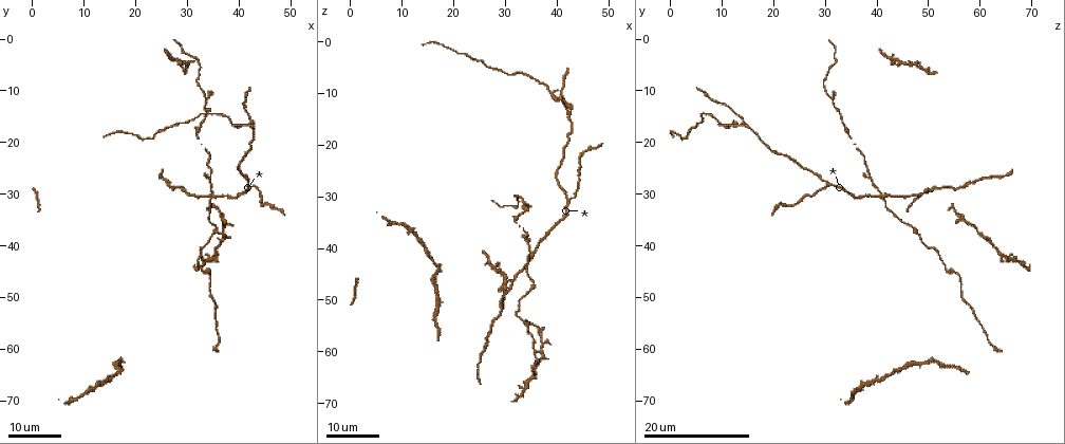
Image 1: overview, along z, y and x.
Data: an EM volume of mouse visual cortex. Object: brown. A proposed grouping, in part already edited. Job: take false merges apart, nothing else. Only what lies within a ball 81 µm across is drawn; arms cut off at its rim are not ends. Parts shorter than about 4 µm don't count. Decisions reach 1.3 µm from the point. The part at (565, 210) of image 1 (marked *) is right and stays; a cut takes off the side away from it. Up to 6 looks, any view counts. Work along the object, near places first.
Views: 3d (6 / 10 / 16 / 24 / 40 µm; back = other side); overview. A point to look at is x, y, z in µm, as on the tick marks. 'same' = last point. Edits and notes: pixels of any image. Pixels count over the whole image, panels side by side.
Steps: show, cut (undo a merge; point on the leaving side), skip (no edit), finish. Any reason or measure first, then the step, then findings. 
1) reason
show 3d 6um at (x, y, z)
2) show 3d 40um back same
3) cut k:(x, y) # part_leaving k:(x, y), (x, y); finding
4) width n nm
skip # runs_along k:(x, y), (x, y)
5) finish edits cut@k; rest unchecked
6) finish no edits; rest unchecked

side arm on a straight run
show 3d 24um at (35.0, 27.5, 39.0)

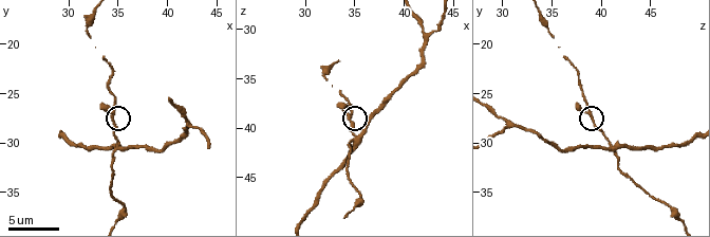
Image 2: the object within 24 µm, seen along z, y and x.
show 3d 10um at (34.2, 26.8, 39.0)

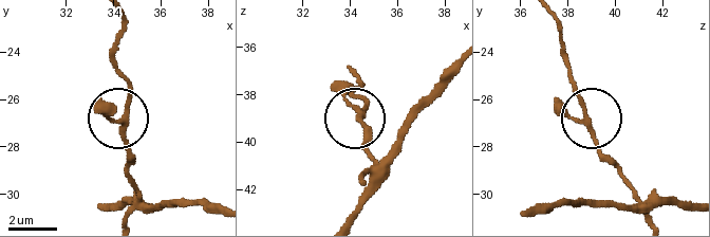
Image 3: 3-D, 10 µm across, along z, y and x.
show 3d 10um back at (34.4, 27.0, 38.7)

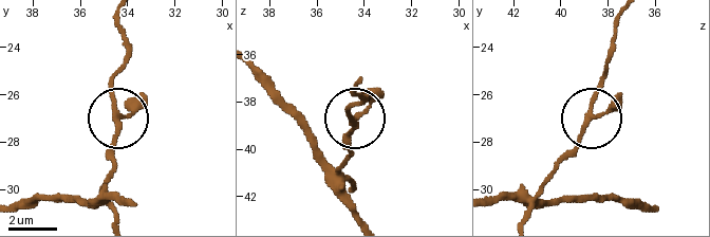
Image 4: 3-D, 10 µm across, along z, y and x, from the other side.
skip # runs_along 4:(647, 203), (549, 199), (544, 190), (591, 119), (604, 66); continuous, no second neuron

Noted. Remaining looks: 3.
three arms meet
show 3d 6um at (42.4, 28.4, 30.8)

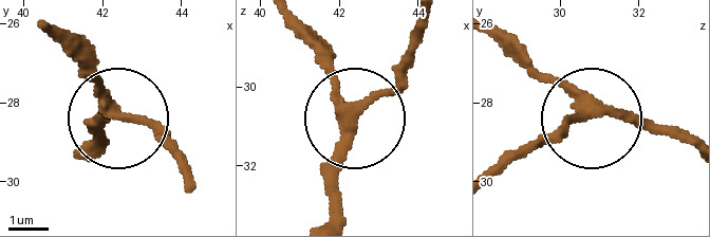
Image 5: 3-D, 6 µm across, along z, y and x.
width 260 nm
skip # one neuron here

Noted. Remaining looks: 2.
four or more arms meet
show 3d 10um at (34.6, 31.0, 41.4)

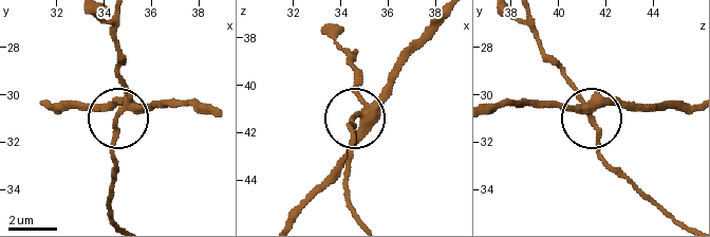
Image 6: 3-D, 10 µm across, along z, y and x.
from behind
show 3d 10um back at (34.7, 30.8, 41.3)

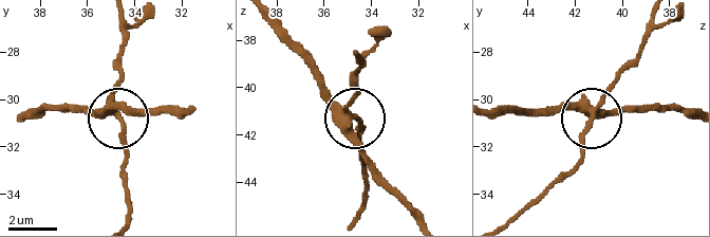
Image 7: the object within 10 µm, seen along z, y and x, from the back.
width 300 nm
cut 7:(119, 142) # two neurons meet here

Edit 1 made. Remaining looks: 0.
finish edits cut@7; rest unchecked

